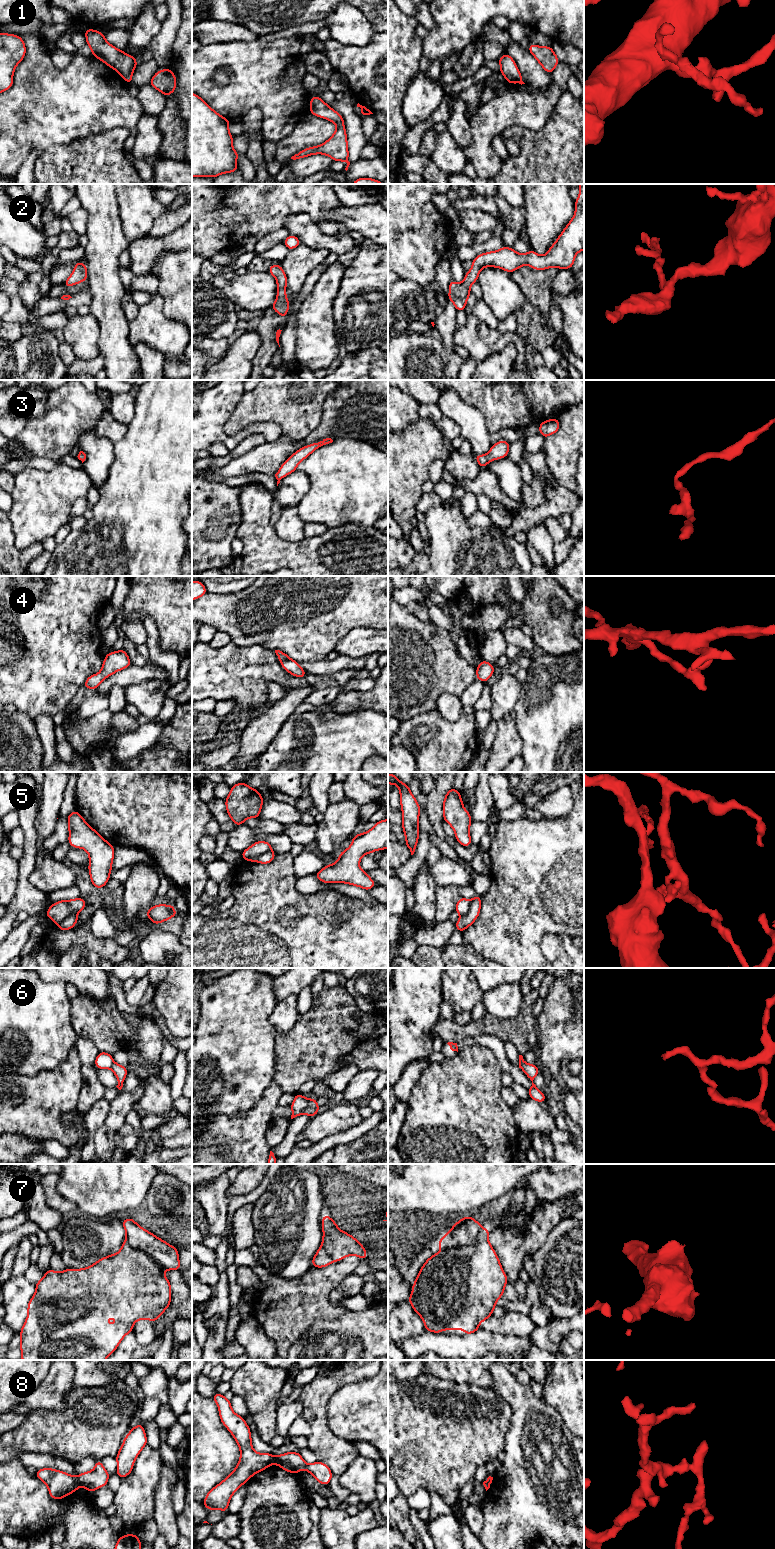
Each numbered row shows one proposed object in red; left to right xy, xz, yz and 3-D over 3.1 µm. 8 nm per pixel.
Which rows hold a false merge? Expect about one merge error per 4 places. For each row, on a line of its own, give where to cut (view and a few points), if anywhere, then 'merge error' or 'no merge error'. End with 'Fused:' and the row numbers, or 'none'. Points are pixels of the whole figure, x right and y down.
1: cut none; no merge error
2: cut none; no merge error
3: cut none; no merge error
4: cut none; no merge error
5: cut xy (76, 912), (70, 913), (58, 925); merge error
6: cut xz (309, 1099), (307, 1107), (301, 1113); merge error
7: cut yz (482, 1228), (477, 1239), (472, 1244), (450, 1246), (445, 1249); merge error
8: cut xy (75, 1478), (79, 1485); merge error
Fused: 5, 6, 7, 8

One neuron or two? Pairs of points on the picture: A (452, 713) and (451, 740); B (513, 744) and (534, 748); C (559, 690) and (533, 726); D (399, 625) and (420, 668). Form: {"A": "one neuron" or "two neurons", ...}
{"A": "two neurons", "B": "two neurons", "C": "one neuron", "D": "one neuron"}

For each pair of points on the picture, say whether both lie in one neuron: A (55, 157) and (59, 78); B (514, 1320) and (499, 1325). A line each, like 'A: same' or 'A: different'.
A: different
B: same

